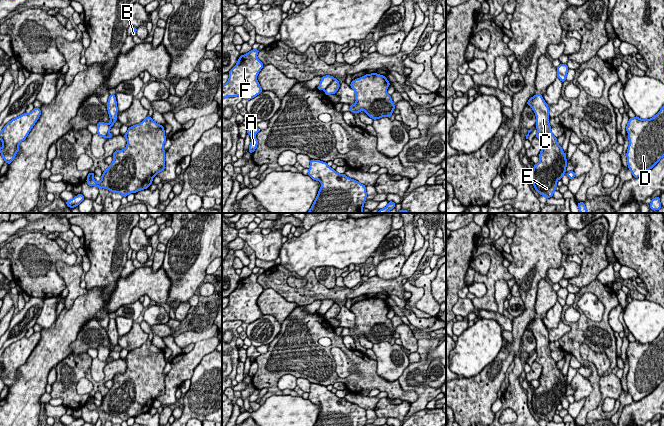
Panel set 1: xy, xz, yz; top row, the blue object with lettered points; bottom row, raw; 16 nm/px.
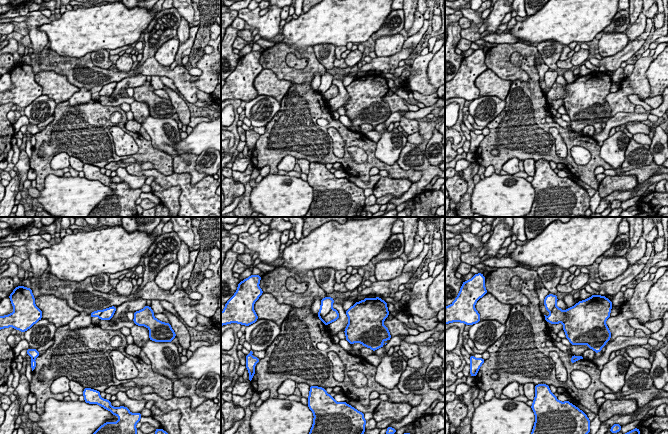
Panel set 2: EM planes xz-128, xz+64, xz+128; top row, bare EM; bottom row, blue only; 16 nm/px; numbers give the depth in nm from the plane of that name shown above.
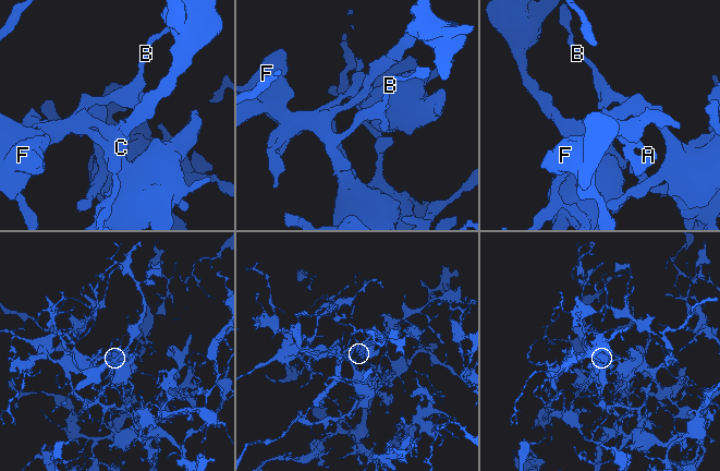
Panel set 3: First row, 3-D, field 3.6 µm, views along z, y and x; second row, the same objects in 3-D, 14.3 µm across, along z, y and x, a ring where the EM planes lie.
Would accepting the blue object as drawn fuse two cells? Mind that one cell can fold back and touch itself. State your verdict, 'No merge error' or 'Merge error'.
Merge error

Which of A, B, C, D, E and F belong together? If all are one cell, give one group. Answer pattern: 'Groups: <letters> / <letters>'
Groups: A B D F / C E

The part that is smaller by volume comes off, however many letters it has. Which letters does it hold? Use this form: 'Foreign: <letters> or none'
Foreign: A, B, D, F

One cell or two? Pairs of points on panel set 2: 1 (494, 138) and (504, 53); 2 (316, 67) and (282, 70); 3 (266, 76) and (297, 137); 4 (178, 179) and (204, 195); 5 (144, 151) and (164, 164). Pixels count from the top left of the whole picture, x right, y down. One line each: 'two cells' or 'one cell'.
1: two cells
2: one cell
3: two cells
4: one cell
5: one cell

